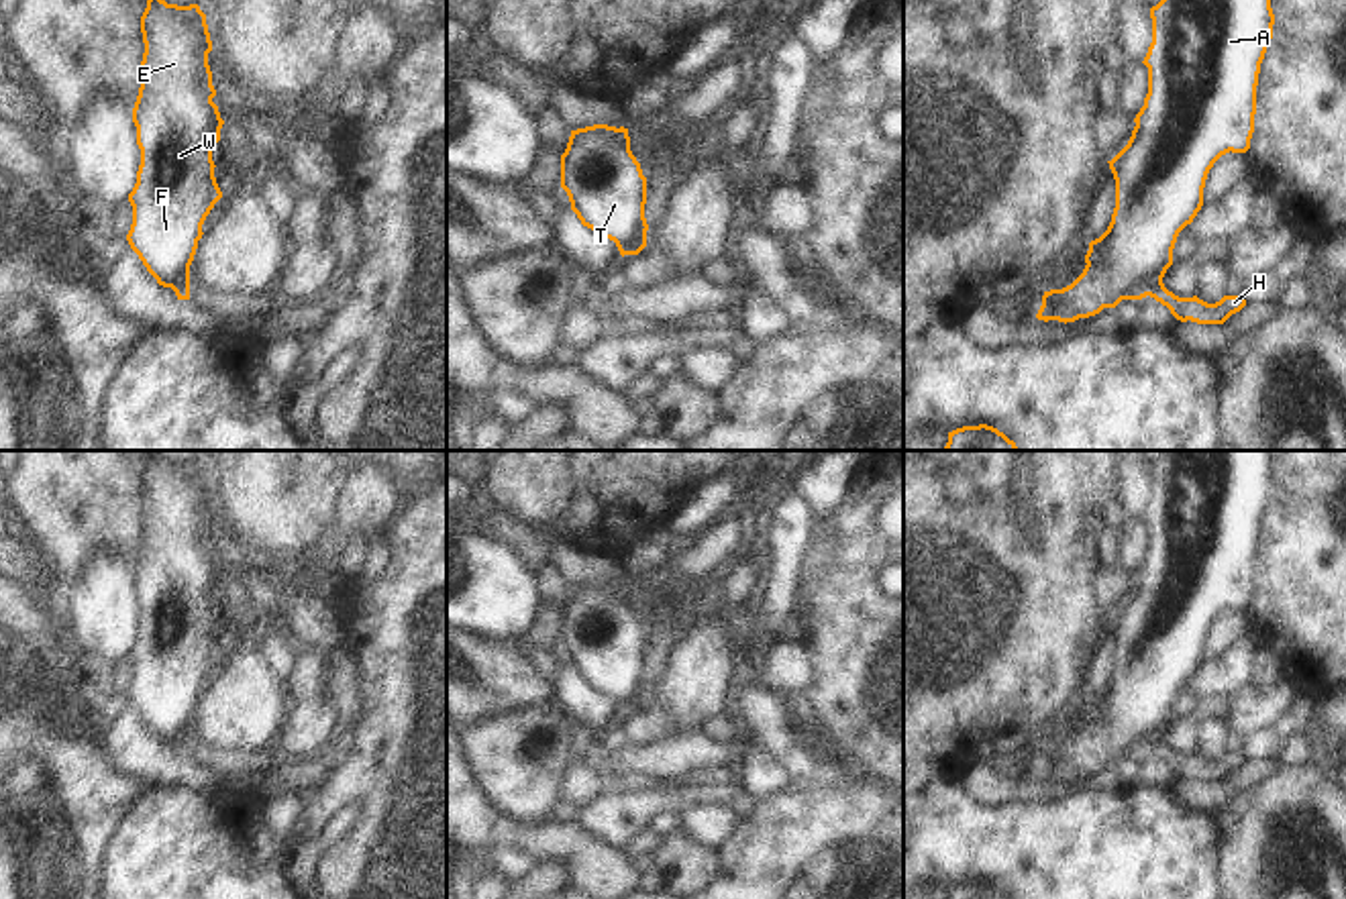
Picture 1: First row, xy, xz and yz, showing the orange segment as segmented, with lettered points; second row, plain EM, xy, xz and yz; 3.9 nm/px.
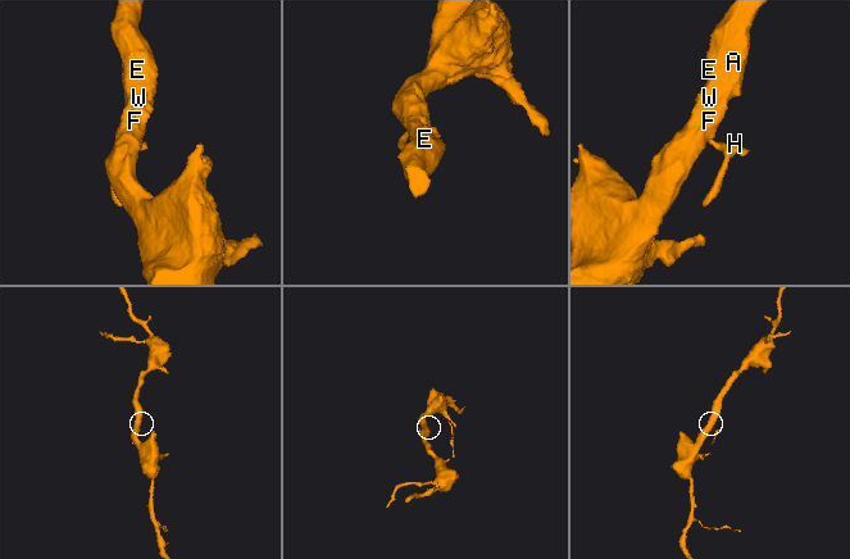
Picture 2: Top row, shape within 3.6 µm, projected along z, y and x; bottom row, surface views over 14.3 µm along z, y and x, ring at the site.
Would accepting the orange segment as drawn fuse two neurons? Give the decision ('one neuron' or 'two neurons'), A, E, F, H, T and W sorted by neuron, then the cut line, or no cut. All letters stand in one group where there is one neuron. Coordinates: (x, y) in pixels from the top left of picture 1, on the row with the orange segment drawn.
two neurons | A E F T W / H | yz (1161, 282), (1147, 294)

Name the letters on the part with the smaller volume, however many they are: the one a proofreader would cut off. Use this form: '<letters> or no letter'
H

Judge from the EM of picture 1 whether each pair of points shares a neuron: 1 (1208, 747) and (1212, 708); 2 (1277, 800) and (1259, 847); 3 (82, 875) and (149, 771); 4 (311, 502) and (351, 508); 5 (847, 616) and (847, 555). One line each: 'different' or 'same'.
1: different
2: same
3: different
4: different
5: same

